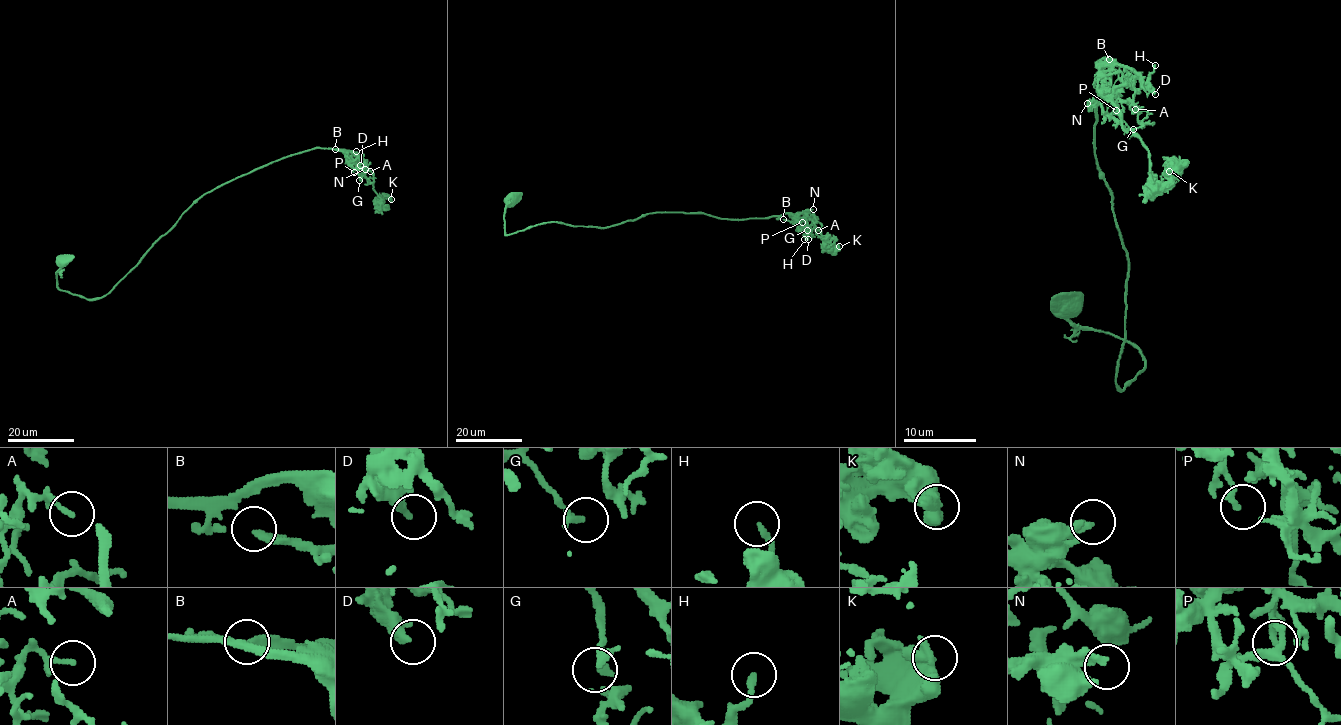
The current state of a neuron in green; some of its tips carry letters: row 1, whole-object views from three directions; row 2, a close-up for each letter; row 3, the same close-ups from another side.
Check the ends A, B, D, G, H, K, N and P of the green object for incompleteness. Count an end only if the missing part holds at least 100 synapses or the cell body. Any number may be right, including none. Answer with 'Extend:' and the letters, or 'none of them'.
Extend: none of them

